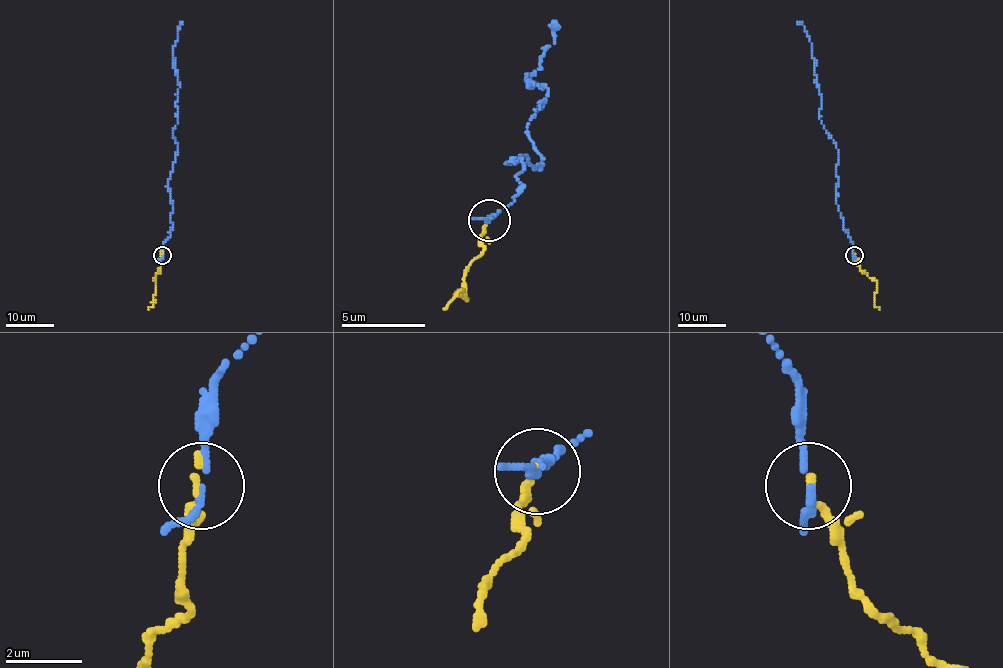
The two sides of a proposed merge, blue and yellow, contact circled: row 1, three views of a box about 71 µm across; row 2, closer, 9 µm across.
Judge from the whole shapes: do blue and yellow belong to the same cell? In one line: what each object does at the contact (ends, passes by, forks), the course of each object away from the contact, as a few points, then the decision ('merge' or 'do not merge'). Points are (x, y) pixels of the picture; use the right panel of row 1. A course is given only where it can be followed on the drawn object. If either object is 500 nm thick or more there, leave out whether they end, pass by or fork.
blue passes by; yellow ends there; blue runs (853, 256), (853, 243), (836, 204), (836, 145), (819, 119), (822, 95), (816, 83), (812, 46), (796, 21); yellow runs (853, 256), (858, 266), (876, 282), (874, 304), (879, 309); merge

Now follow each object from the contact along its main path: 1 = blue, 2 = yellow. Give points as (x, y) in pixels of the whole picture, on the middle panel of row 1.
1: (490, 219), (524, 186), (519, 160), (507, 165), (545, 160), (528, 118), (549, 89), (528, 76), (557, 22)
2: (486, 219), (482, 253), (465, 270), (465, 299), (461, 291), (444, 307)

